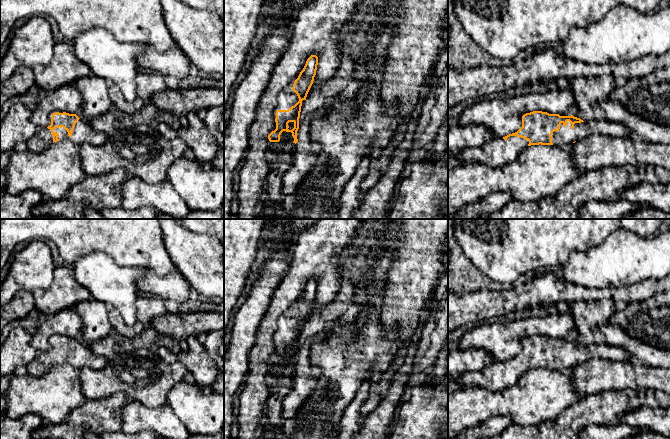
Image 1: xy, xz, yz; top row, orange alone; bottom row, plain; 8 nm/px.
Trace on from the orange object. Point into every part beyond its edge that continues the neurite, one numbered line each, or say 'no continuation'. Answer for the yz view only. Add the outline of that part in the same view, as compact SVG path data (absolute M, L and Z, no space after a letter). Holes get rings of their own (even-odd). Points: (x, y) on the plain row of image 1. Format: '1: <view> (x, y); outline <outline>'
1: yz (601, 350); outline M603 342L590 343L581 347L572 348L567 345L567 349L563 347L560 349L558 355L552 357L553 369L568 369L573 368L575 365L579 365L583 362L592 359L608 359L611 361L628 361L630 360L630 354L618 345L611 345Z
2: yz (496, 376); outline M510 360L506 365L503 362L493 362L481 370L465 373L453 378L451 381L460 384L464 388L484 388L489 391L500 391L508 386L514 385L518 379L528 371L528 368L528 364L516 360Z

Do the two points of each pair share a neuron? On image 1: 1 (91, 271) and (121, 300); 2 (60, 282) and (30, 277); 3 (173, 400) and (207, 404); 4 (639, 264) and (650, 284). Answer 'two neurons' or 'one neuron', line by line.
1: one neuron
2: two neurons
3: one neuron
4: two neurons

